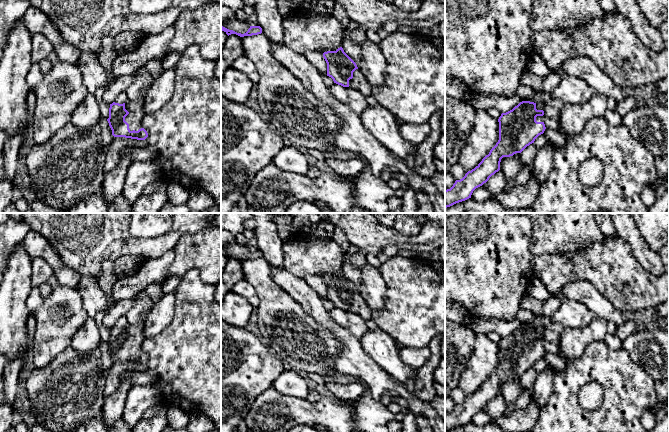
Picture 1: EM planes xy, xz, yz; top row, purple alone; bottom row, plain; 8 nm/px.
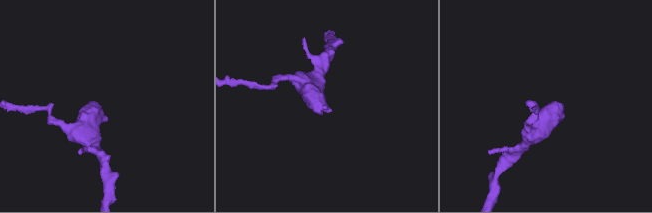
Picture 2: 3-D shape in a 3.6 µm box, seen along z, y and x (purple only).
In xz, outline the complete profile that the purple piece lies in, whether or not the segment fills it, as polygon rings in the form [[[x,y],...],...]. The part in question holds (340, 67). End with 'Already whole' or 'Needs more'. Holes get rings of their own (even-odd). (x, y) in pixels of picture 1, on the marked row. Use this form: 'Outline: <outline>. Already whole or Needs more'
Outline: [[[342,47],[336,51],[324,52],[323,57],[327,63],[327,76],[331,77],[334,83],[354,89],[365,97],[372,94],[372,85],[357,67],[356,63],[344,52]]]. Needs more

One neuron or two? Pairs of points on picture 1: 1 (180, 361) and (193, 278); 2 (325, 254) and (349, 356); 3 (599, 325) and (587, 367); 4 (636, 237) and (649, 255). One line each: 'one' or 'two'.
1: one
2: two
3: two
4: one

